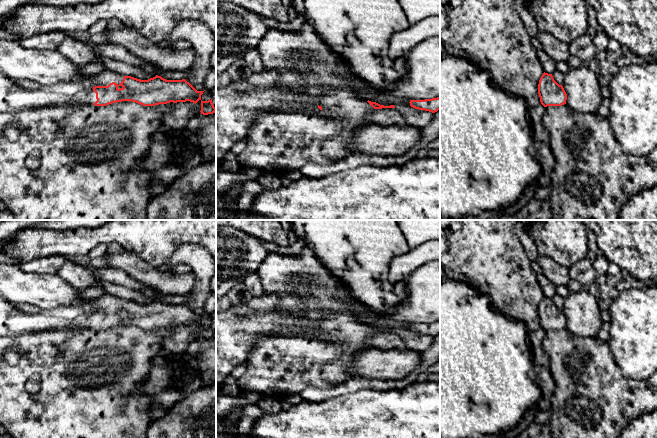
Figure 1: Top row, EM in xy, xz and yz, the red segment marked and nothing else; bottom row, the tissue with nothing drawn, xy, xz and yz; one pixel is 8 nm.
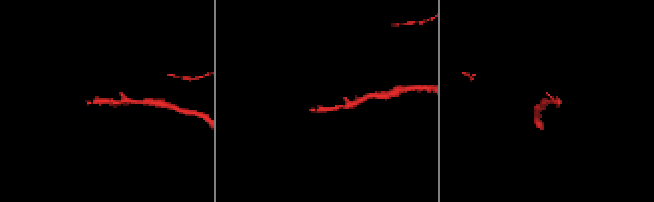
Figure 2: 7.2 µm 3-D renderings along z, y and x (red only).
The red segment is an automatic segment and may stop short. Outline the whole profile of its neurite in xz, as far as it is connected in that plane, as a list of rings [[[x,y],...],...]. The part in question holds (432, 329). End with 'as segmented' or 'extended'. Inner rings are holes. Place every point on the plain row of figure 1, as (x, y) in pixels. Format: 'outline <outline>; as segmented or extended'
outline [[[440,321],[425,324],[410,324],[409,327],[410,330],[415,333],[425,334],[432,337],[440,334]]]; as segmented

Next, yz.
outline [[[543,297],[538,308],[538,318],[544,331],[566,328],[567,318],[563,310],[554,304],[552,298]]]; as segmented

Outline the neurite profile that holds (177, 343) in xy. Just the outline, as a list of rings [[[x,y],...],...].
[[[201,324],[196,328],[190,325],[174,327],[172,334],[163,340],[161,353],[184,355],[190,343],[196,339],[200,339],[200,335]]]

